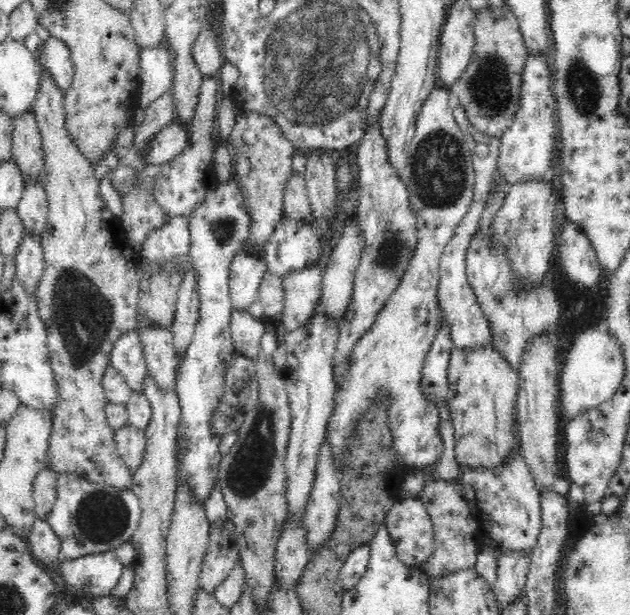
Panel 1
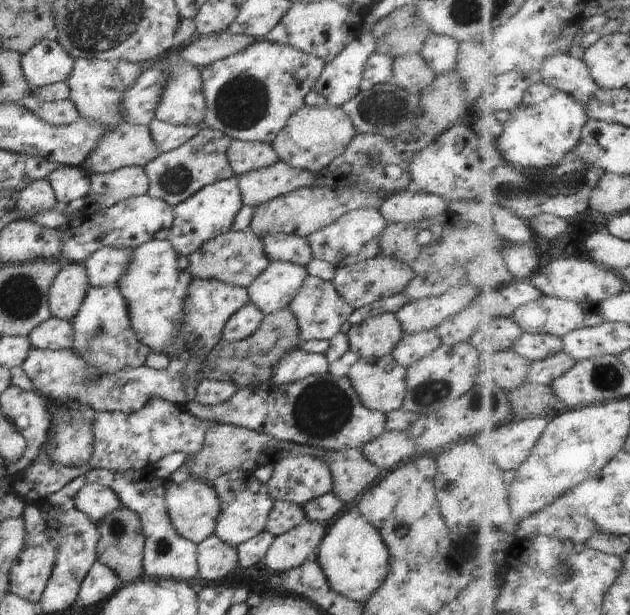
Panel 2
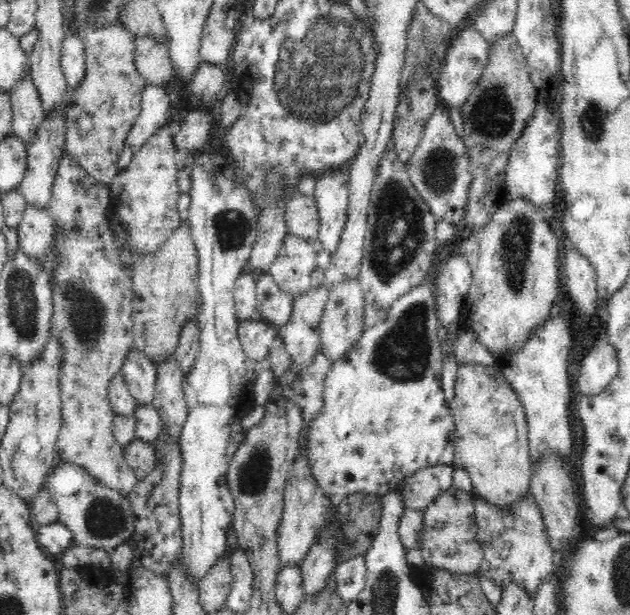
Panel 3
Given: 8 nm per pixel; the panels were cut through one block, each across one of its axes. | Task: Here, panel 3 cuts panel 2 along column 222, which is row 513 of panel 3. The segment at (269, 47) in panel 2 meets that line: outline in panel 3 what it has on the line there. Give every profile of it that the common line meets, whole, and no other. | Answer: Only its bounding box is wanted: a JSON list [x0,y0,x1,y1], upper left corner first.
[46,461,135,555]

